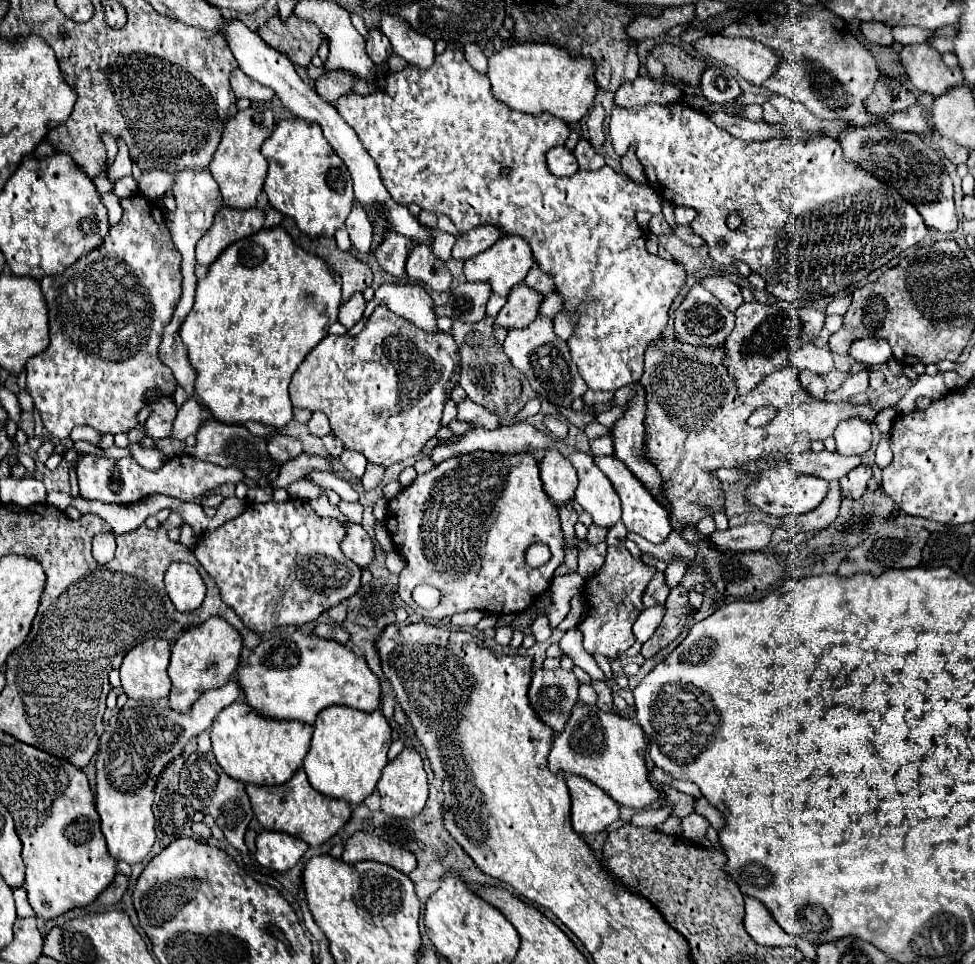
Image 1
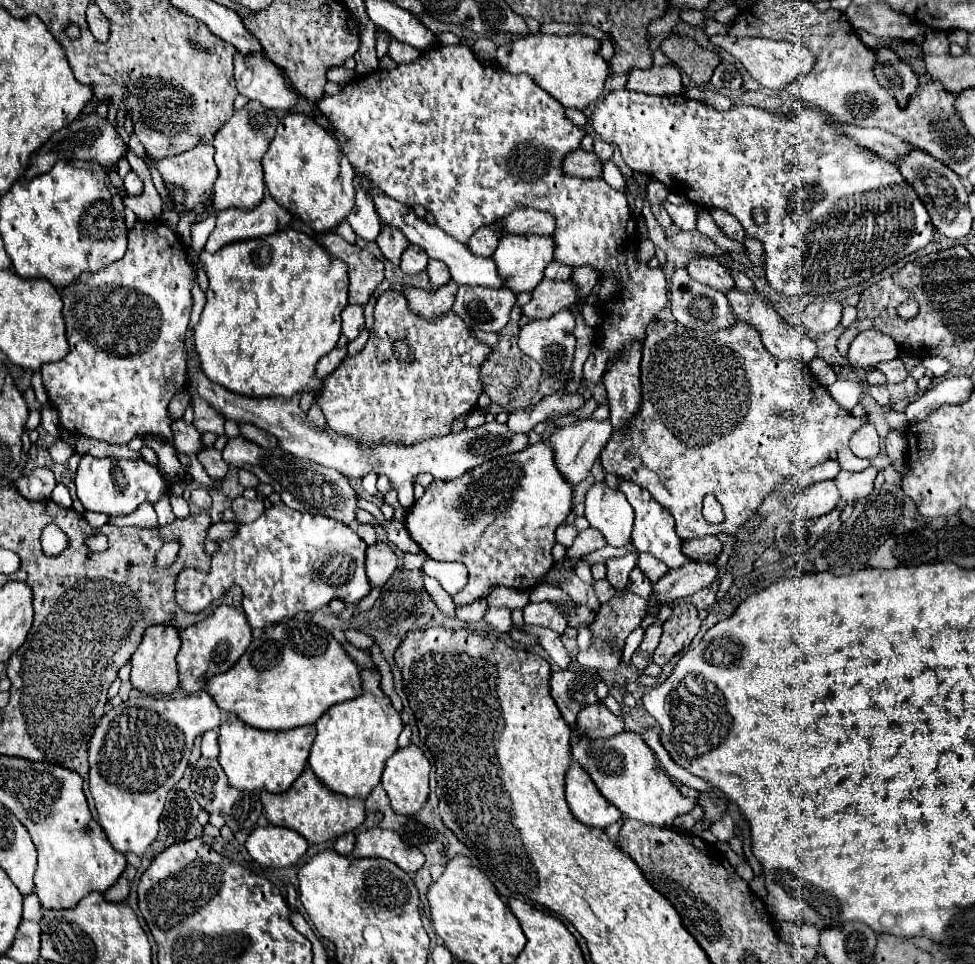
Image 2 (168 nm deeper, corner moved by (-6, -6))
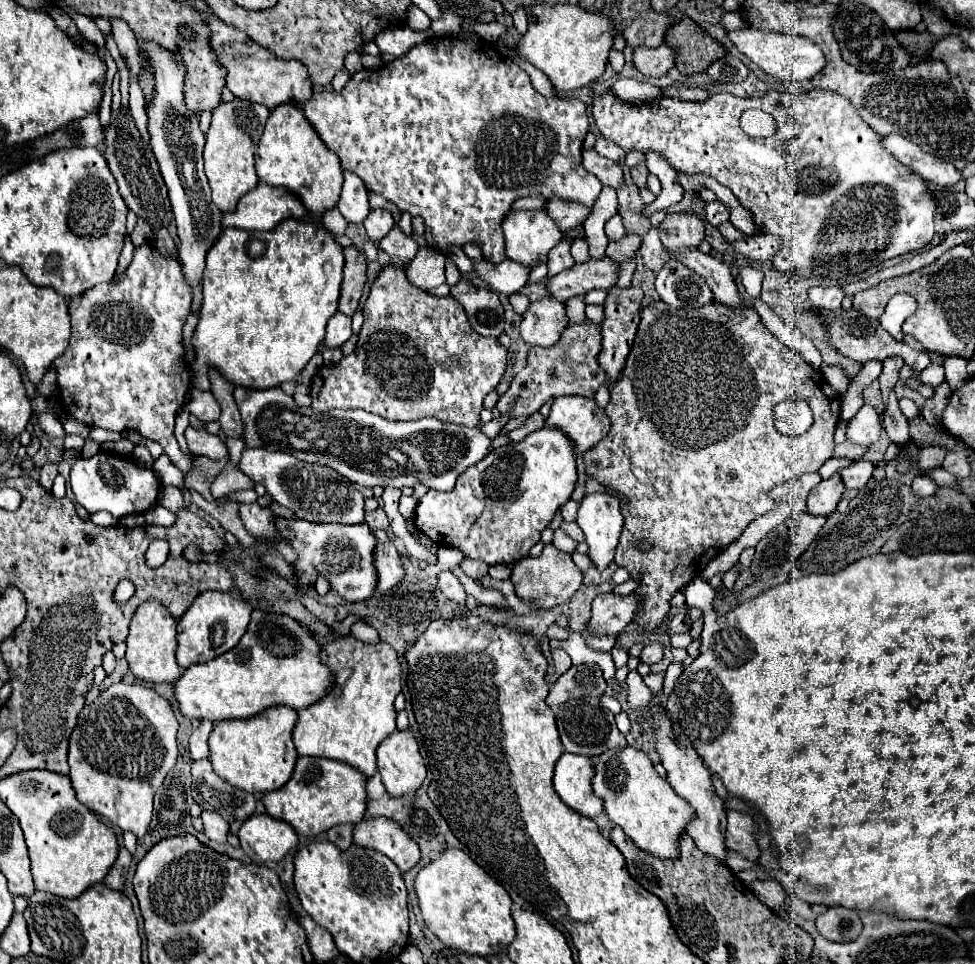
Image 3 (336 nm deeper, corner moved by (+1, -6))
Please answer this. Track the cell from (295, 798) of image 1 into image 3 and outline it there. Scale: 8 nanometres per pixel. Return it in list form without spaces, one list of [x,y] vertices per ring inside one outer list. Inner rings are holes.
[[[298,758],[292,778],[274,792],[266,792],[262,802],[266,814],[288,822],[296,834],[304,838],[316,838],[326,830],[340,824],[358,824],[366,812],[366,780],[350,766],[332,762],[328,758]]]

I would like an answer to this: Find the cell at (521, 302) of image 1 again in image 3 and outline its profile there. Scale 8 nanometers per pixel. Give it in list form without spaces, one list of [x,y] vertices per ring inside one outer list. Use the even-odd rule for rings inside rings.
[[[610,258],[574,264],[572,268],[548,278],[546,290],[558,302],[566,302],[572,296],[582,296],[594,288],[608,290],[616,284],[616,268],[618,264]]]

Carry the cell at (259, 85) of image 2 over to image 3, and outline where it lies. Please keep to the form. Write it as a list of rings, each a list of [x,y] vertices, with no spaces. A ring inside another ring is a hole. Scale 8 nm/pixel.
[[[206,18],[206,22],[210,24],[212,30],[212,48],[216,50],[220,64],[224,64],[228,70],[226,88],[230,88],[230,92],[236,98],[264,104],[268,110],[274,110],[276,106],[292,100],[296,104],[304,104],[310,98],[312,84],[308,82],[304,64],[296,60],[288,62],[276,60],[276,56],[270,50],[258,46],[256,42],[250,42],[246,34],[240,34],[240,30],[232,30],[232,26],[220,22],[218,18]]]

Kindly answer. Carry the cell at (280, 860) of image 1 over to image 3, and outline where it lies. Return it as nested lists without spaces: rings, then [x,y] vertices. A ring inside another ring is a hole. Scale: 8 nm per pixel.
[[[254,814],[248,818],[240,832],[240,846],[252,862],[276,862],[282,860],[294,846],[298,846],[298,834],[282,820],[274,820],[268,814]]]

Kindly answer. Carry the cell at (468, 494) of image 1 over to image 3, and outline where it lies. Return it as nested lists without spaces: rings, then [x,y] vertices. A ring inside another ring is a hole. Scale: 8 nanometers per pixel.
[[[544,426],[542,430],[526,436],[522,442],[494,448],[480,464],[470,466],[464,474],[460,474],[450,492],[428,490],[416,506],[414,526],[434,544],[458,548],[466,558],[482,560],[488,566],[516,564],[530,554],[530,548],[540,542],[540,532],[550,524],[558,508],[570,500],[576,478],[576,456],[572,444],[564,438],[564,434],[560,434],[560,430]]]

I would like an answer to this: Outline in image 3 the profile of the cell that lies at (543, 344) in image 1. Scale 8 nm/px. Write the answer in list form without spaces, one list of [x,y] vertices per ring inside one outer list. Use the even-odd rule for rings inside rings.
[[[546,296],[538,302],[532,302],[530,308],[522,314],[520,336],[528,346],[550,348],[558,344],[566,326],[568,316],[564,304]]]

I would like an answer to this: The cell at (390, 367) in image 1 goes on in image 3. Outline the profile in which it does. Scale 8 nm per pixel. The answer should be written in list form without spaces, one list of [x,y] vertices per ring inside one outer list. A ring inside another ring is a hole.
[[[386,266],[380,276],[376,278],[374,286],[372,286],[372,292],[364,304],[364,324],[362,324],[362,330],[360,330],[360,338],[358,338],[358,344],[356,344],[356,350],[346,356],[340,364],[336,366],[322,366],[314,378],[312,378],[312,386],[310,386],[310,396],[312,396],[312,408],[316,412],[328,412],[328,410],[334,410],[334,408],[340,408],[340,410],[356,410],[356,408],[362,408],[366,412],[372,412],[372,414],[378,414],[386,420],[396,420],[396,422],[404,422],[404,420],[420,420],[420,418],[436,418],[440,422],[454,422],[454,424],[464,424],[464,426],[478,426],[478,414],[482,410],[482,402],[486,398],[488,392],[492,392],[502,374],[504,374],[504,366],[506,366],[506,348],[498,342],[498,338],[484,338],[480,334],[476,334],[470,326],[468,326],[468,318],[464,318],[464,310],[462,306],[452,298],[452,296],[446,296],[446,298],[434,298],[430,296],[428,292],[412,286],[408,280],[406,280],[406,274],[404,270],[400,268],[394,268],[394,266]]]

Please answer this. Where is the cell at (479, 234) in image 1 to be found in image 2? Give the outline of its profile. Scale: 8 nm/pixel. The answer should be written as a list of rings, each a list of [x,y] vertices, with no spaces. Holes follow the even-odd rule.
[[[519,208],[511,216],[501,220],[503,234],[545,234],[551,236],[555,232],[555,220],[535,208]]]

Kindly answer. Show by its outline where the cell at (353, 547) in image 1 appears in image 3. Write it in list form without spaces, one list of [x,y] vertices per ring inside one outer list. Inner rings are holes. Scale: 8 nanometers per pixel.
[[[378,544],[374,548],[374,570],[378,576],[376,590],[384,592],[396,586],[402,580],[402,564],[400,564],[400,554],[396,552],[394,544]]]

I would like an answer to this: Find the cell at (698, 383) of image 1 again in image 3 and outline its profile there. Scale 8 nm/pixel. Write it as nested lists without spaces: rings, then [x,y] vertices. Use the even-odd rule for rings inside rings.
[[[654,302],[648,308],[644,308],[640,316],[642,316],[642,320],[638,326],[638,334],[636,334],[636,340],[634,340],[632,350],[628,354],[622,378],[618,382],[614,382],[614,386],[610,390],[610,404],[604,410],[606,416],[610,418],[612,428],[604,440],[600,440],[592,450],[588,450],[588,454],[584,454],[584,464],[586,464],[586,472],[592,478],[596,478],[604,486],[618,490],[620,494],[624,494],[630,500],[628,506],[624,506],[624,504],[620,506],[622,514],[624,514],[624,534],[622,534],[620,546],[616,548],[616,564],[624,566],[632,576],[640,576],[640,586],[636,592],[640,596],[644,596],[644,610],[638,614],[638,618],[634,618],[634,622],[638,622],[646,630],[654,630],[668,616],[670,598],[682,586],[686,586],[690,582],[690,578],[698,576],[716,554],[720,554],[728,544],[732,544],[736,538],[740,538],[740,534],[746,530],[746,526],[752,520],[756,520],[776,508],[774,500],[768,496],[768,492],[774,486],[784,484],[788,480],[796,480],[804,472],[818,472],[820,466],[828,458],[832,458],[834,430],[836,430],[836,424],[840,422],[840,394],[836,394],[830,388],[830,384],[824,380],[820,370],[812,368],[808,362],[804,362],[804,358],[800,354],[796,354],[784,342],[774,338],[768,332],[768,328],[762,324],[758,312],[752,308],[726,310],[726,306],[712,302],[704,310],[672,310],[670,306],[664,306],[664,302]],[[788,398],[806,400],[808,406],[812,408],[812,414],[814,414],[814,424],[810,426],[810,430],[806,434],[802,434],[798,438],[780,434],[772,422],[774,420],[772,408]],[[640,538],[646,538],[648,542],[652,542],[650,552],[640,552],[634,548],[634,544]]]

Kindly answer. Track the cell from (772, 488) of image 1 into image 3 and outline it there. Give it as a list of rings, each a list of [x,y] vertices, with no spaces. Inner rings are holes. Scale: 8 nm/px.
[[[834,474],[828,480],[822,480],[816,488],[812,488],[810,496],[808,496],[808,512],[810,514],[820,514],[820,516],[828,516],[830,512],[836,510],[836,504],[842,500],[842,492],[844,492],[844,484],[840,474]]]

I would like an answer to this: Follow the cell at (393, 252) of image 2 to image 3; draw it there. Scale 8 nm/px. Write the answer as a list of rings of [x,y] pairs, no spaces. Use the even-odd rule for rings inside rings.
[[[370,212],[368,218],[364,220],[364,228],[366,228],[366,234],[372,242],[380,242],[388,230],[394,228],[394,218],[390,216],[390,212]]]

